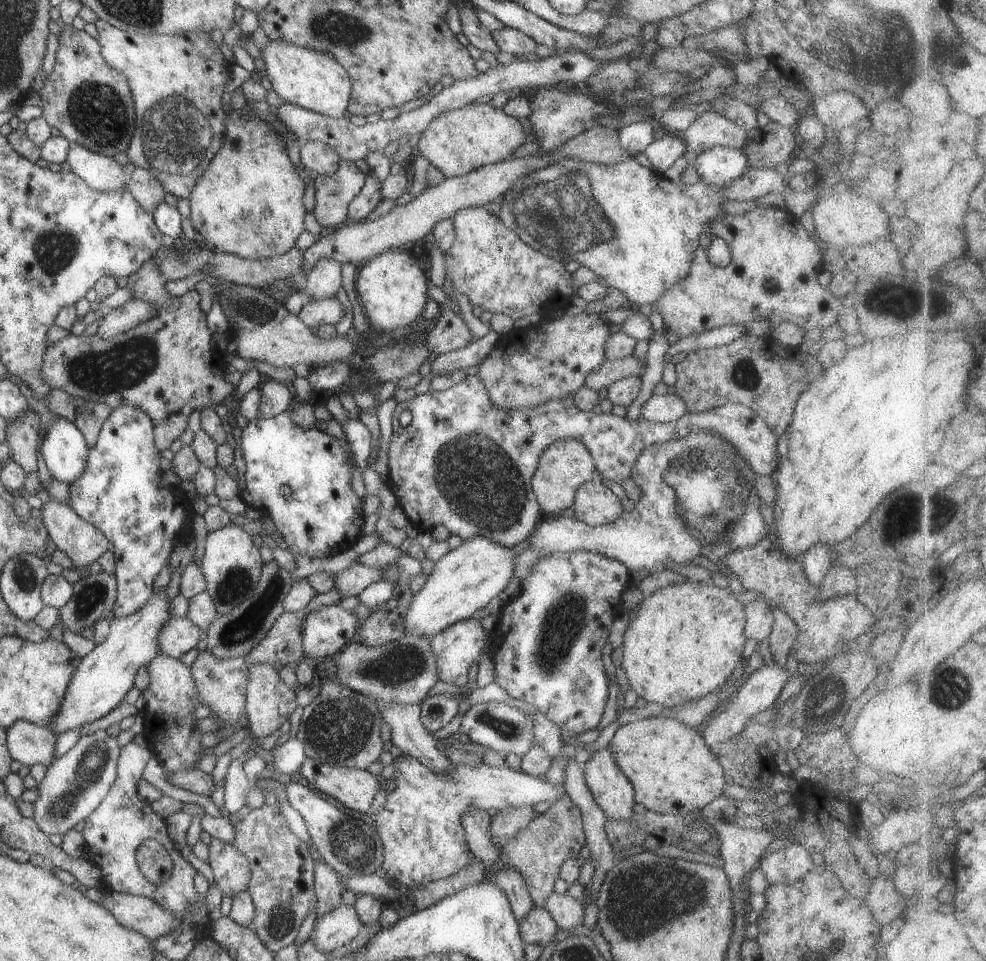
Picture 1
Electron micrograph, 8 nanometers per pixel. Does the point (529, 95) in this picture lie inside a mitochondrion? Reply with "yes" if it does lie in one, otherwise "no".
no

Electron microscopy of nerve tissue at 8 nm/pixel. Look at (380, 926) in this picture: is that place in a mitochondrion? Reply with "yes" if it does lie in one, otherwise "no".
no

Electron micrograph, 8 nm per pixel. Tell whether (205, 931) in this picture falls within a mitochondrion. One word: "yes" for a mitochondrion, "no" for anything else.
no

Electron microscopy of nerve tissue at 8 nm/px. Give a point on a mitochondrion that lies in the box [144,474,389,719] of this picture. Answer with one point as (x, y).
(240, 630)

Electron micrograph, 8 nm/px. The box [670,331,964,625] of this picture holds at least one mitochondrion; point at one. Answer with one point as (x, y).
(907, 511)

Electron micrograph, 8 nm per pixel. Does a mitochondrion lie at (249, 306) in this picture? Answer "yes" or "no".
yes

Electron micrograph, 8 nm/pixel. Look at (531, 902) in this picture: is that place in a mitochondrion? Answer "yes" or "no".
no

